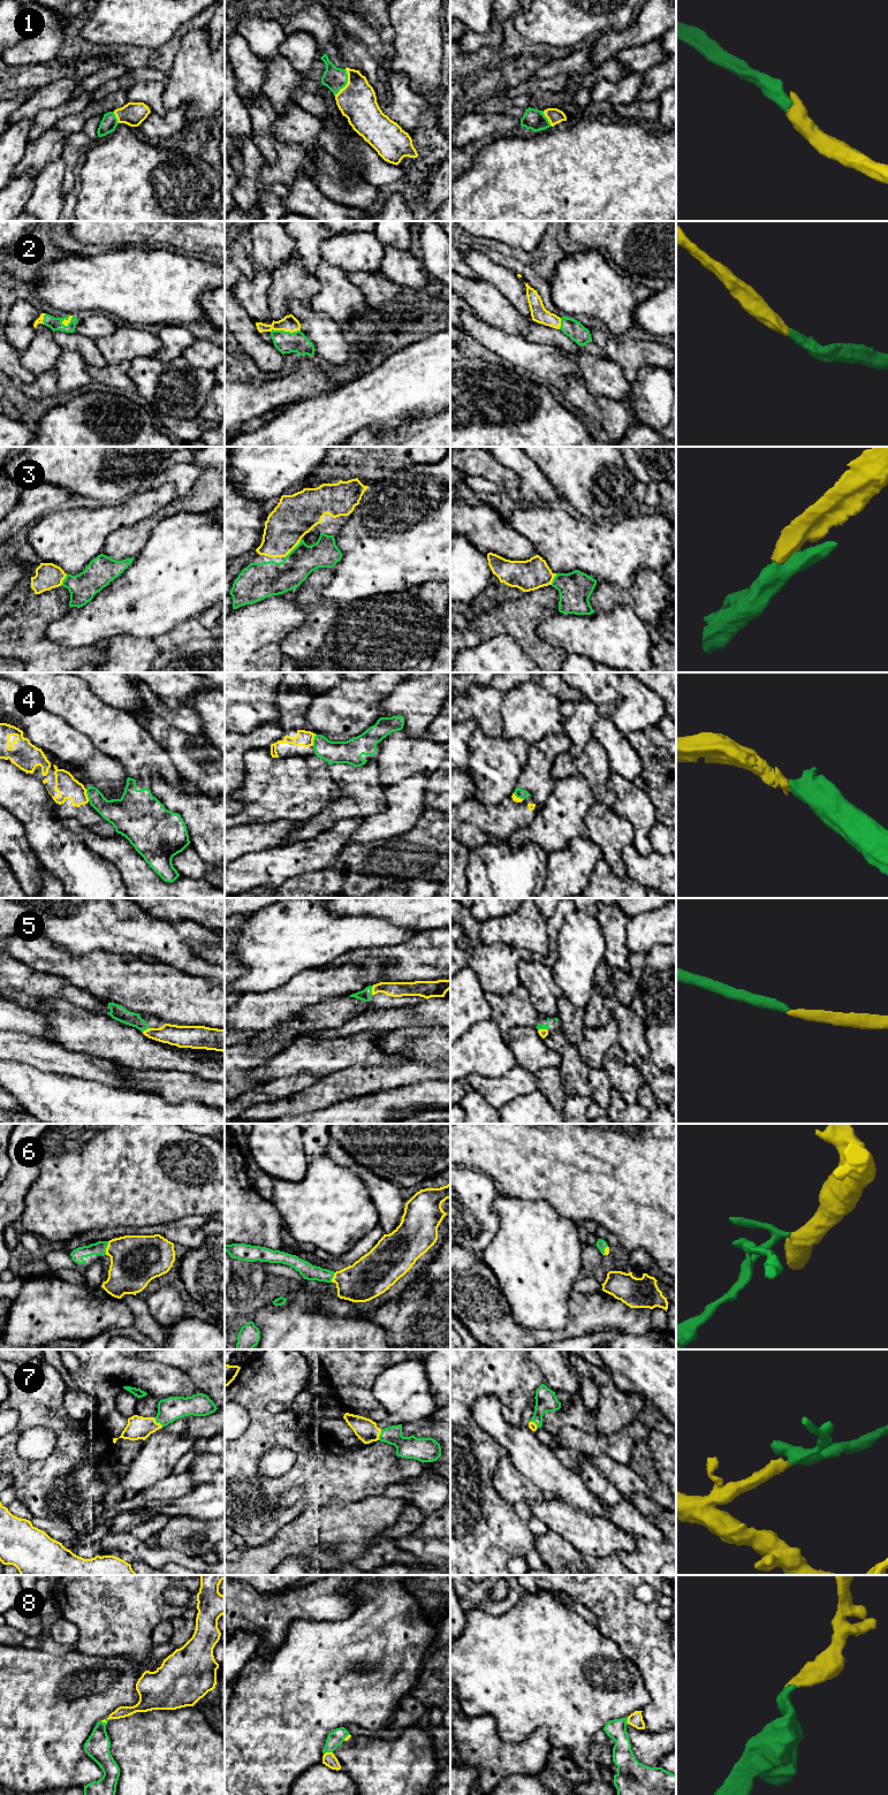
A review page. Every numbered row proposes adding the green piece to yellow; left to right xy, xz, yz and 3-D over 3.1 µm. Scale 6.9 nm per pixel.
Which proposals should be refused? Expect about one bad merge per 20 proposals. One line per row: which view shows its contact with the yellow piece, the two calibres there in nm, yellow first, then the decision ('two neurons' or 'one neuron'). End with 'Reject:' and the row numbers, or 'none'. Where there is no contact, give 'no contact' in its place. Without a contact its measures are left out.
1: contact in xz; calibres 260 and 160 nm; one neuron
2: contact in xz; calibres 110 and 160 nm; one neuron
3: contact in xz; calibres 300 and 220 nm; one neuron
4: contact in xy; calibres 160 and 190 nm; two neurons
5: contact in xz; calibres 110 and 80 nm; one neuron
6: contact in xy; calibres 360 and 100 nm; one neuron
7: contact in xy; calibres 160 and 170 nm; one neuron
8: contact in xz; calibres 90 and 110 nm; one neuron
Reject: 4

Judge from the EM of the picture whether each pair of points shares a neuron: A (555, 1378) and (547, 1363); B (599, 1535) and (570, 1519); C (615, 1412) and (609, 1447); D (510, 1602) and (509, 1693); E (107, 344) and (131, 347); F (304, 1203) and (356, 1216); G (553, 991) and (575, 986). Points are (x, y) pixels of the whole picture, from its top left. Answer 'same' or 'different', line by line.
A: same
B: same
C: different
D: different
E: same
F: same
G: different

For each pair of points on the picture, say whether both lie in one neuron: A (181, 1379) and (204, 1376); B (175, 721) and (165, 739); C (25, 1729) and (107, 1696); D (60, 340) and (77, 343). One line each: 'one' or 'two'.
A: two
B: two
C: one
D: one

